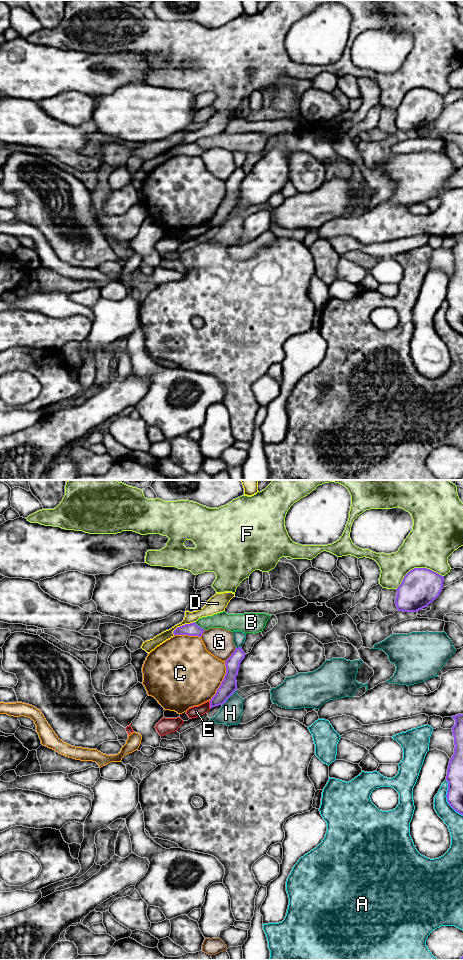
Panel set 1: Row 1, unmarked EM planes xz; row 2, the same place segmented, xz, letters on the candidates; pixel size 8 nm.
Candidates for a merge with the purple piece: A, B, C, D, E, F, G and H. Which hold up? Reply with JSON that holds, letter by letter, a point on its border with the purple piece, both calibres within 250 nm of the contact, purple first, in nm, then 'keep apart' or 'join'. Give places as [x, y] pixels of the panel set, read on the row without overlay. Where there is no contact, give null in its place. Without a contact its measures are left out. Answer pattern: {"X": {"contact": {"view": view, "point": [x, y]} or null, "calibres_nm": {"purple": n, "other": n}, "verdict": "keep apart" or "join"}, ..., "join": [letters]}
{"A": {"contact": {"view": "xz", "point": [447, 319]}, "calibres_nm": {"purple": 130, "other": 140}, "verdict": "keep apart"}, "B": {"contact": {"view": "xz", "point": [199, 146]}, "calibres_nm": {"purple": 110, "other": 130}, "verdict": "keep apart"}, "C": {"contact": {"view": "xz", "point": [222, 201]}, "calibres_nm": {"purple": 130, "other": 460}, "verdict": "keep apart"}, "D": {"contact": {"view": "xz", "point": [182, 145]}, "calibres_nm": {"purple": 110, "other": 100}, "verdict": "keep apart"}, "E": {"contact": {"view": "xz", "point": [210, 224]}, "calibres_nm": {"purple": 130, "other": 90}, "verdict": "keep apart"}, "F": {"contact": {"view": "xz", "point": [417, 88]}, "calibres_nm": {"purple": 300, "other": 380}, "verdict": "keep apart"}, "G": {"contact": {"view": "xz", "point": [231, 174]}, "calibres_nm": {"purple": 130, "other": 220}, "verdict": "keep apart"}, "H": {"contact": {"view": "xz", "point": [229, 216]}, "calibres_nm": {"purple": 130, "other": 180}, "verdict": "keep apart"}, "join": []}

